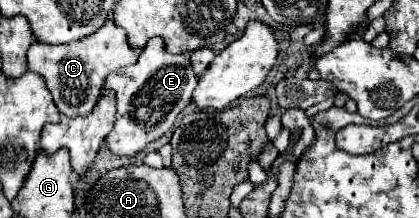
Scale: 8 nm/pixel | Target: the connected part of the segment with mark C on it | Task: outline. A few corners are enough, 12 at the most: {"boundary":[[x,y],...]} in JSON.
{"boundary":[[108,19],[70,45],[28,49],[60,113],[96,105],[110,71],[138,61]]}

